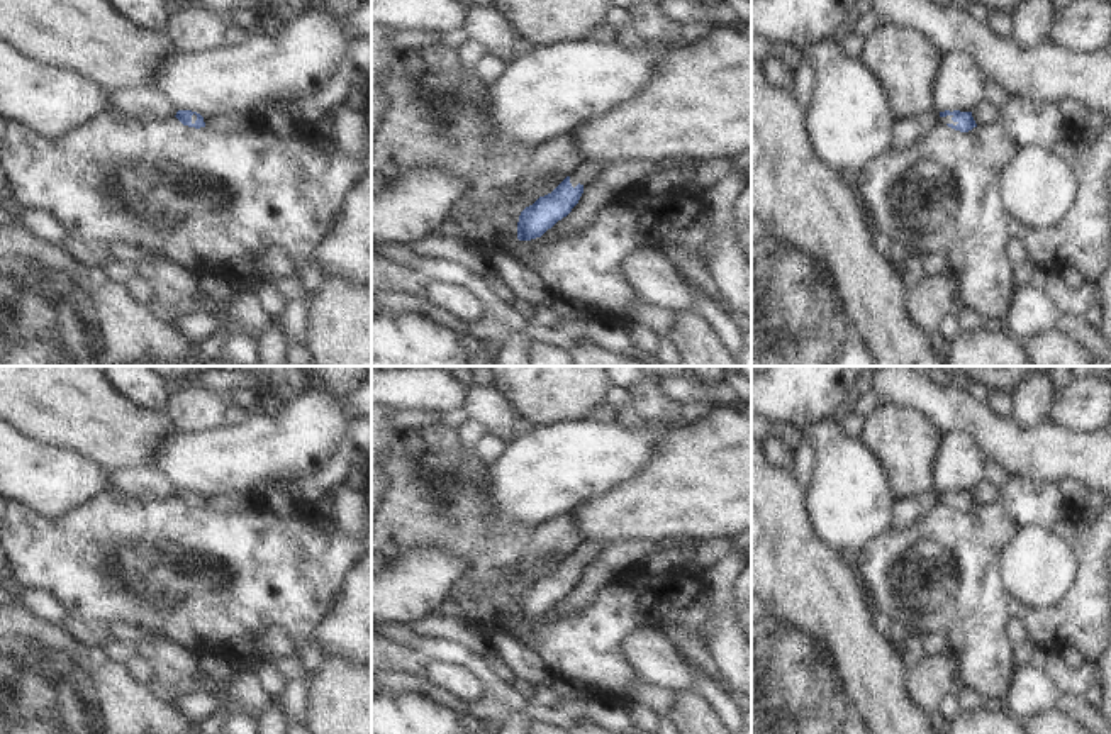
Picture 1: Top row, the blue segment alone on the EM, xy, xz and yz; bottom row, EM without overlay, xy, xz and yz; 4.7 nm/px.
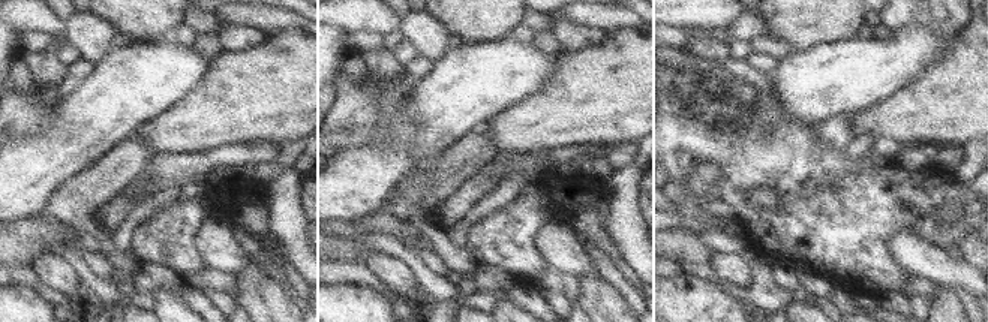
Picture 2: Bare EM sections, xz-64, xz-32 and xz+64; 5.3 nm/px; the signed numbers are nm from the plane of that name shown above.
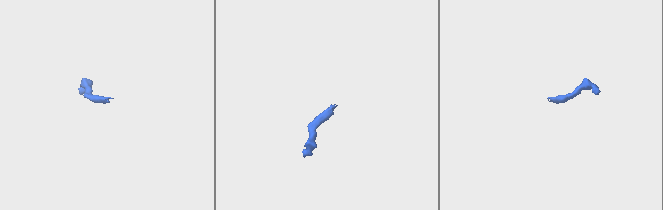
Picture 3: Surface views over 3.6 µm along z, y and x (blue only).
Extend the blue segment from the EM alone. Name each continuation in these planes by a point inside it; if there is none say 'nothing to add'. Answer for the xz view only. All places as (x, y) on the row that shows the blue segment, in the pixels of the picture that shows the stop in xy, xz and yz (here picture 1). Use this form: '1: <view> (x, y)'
1: xz (586, 173)

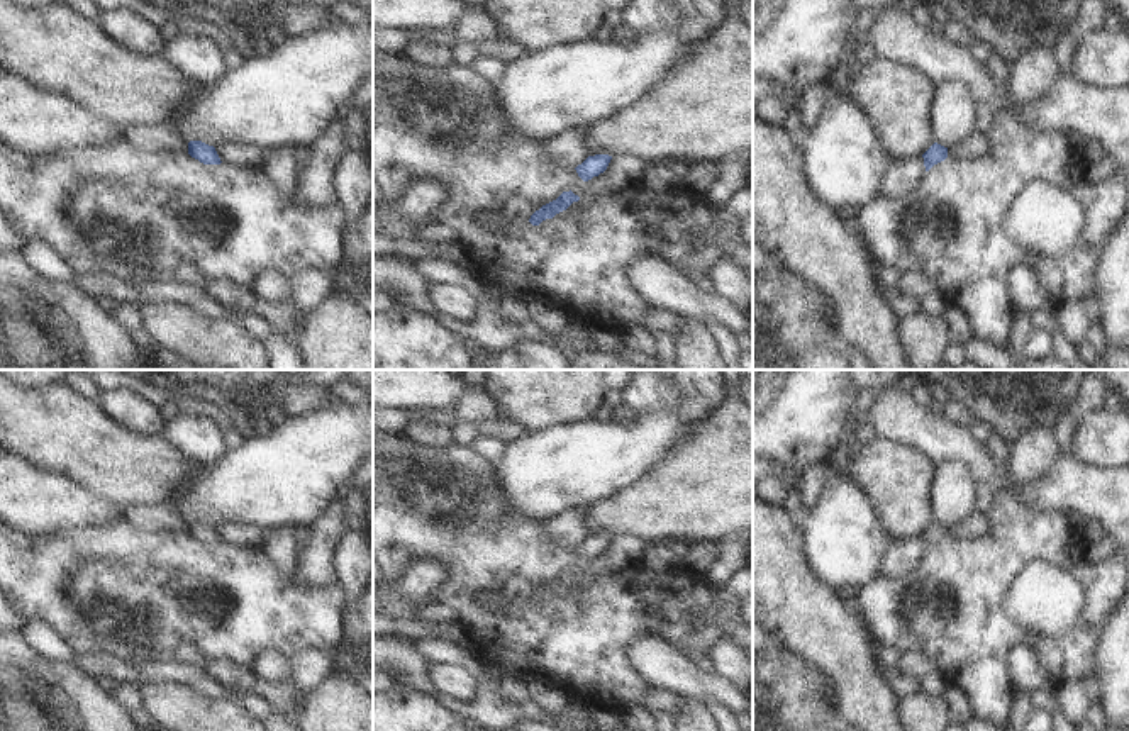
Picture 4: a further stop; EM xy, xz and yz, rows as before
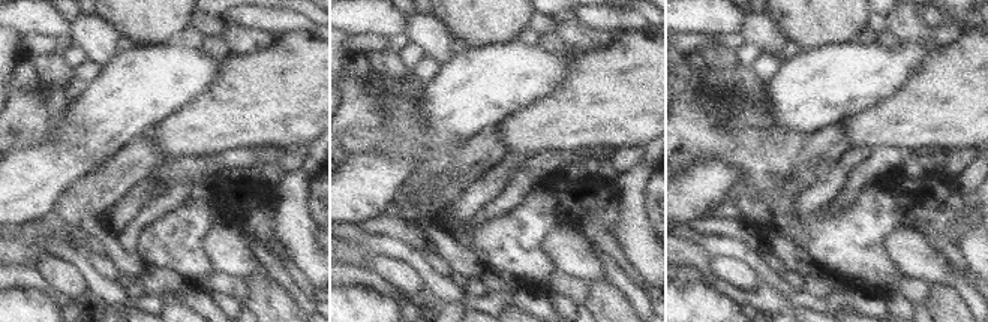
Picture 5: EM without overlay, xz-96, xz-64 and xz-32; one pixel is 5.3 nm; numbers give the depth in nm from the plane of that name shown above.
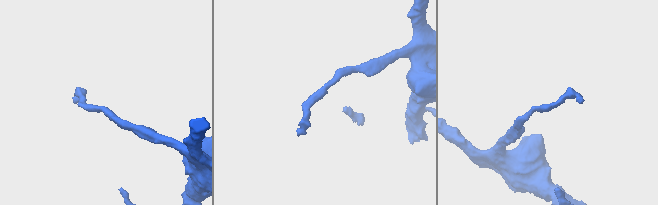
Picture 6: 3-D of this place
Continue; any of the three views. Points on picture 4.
nothing to add

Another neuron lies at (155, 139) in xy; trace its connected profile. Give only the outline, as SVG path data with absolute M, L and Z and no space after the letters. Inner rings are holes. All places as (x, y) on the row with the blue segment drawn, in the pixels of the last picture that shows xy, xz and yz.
M147 124L122 127L120 139L147 154L190 156L188 142L166 126Z

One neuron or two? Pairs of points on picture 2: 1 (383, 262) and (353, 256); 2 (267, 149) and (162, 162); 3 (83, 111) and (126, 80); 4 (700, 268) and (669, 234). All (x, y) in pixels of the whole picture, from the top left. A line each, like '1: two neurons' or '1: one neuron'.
1: two neurons
2: one neuron
3: one neuron
4: one neuron

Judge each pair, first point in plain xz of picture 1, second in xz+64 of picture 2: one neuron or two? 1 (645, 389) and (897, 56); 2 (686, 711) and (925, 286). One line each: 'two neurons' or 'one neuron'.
1: two neurons
2: two neurons

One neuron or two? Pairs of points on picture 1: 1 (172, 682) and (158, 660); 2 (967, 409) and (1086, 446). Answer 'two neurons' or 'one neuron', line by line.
1: one neuron
2: one neuron

